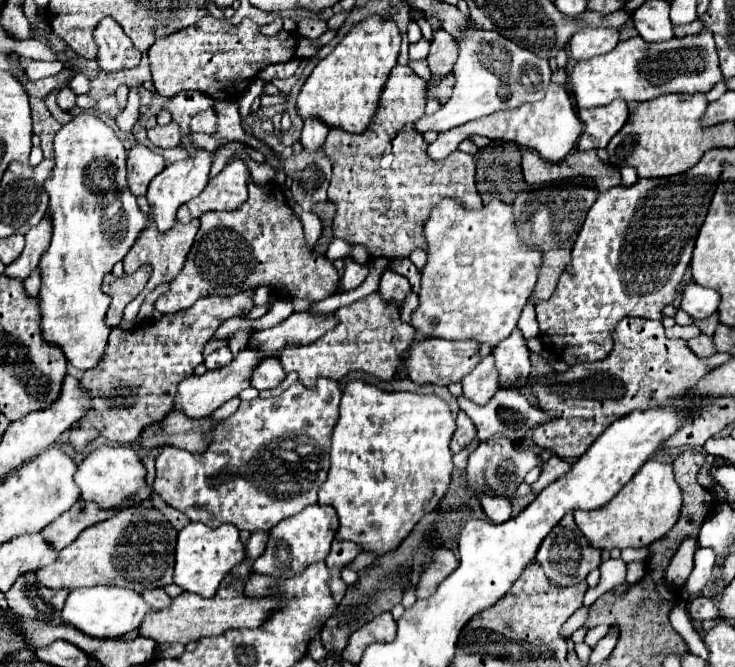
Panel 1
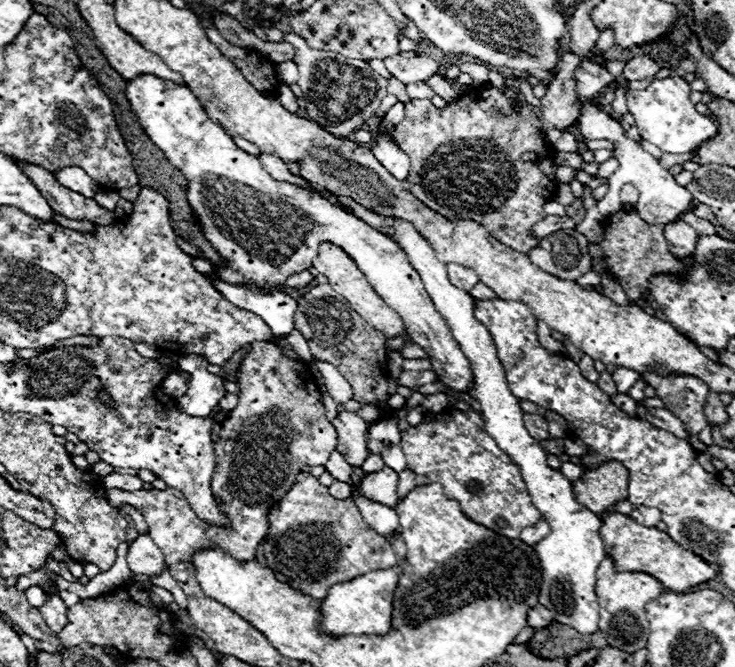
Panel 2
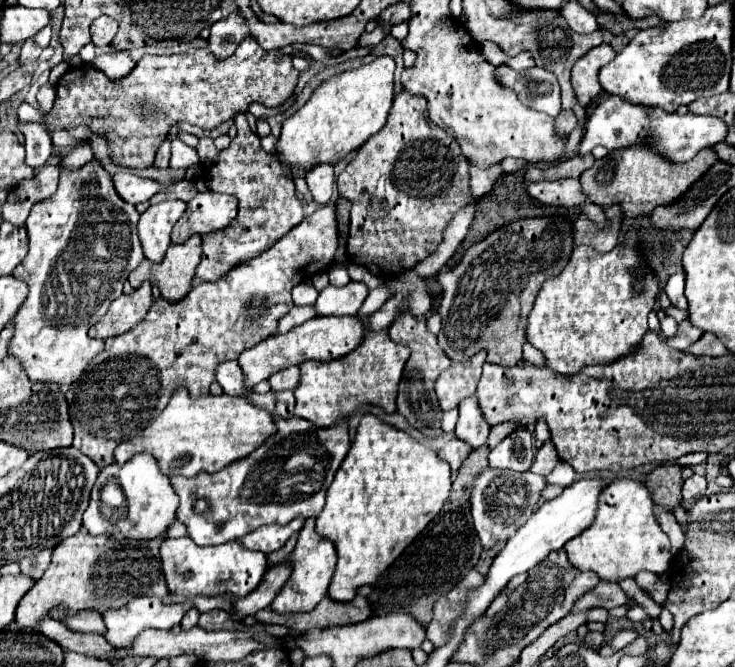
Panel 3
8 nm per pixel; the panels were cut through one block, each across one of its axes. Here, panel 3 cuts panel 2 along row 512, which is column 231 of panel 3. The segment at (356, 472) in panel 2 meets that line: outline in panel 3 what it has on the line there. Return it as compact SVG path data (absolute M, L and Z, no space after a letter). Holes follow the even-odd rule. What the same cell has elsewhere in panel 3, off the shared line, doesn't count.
M236 360L222 362L222 366L218 366L218 370L216 370L216 380L224 388L224 394L228 394L228 396L252 394L252 388L246 388L246 384L244 384L244 376L242 376L242 370Z

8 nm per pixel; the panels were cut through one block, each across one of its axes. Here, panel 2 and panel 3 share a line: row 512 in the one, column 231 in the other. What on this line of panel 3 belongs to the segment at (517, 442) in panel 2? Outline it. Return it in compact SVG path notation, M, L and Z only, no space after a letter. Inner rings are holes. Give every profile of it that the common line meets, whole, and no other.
M188 536L186 538L166 538L160 544L160 558L162 558L162 572L166 578L166 586L172 598L192 598L192 596L218 596L218 594L232 594L242 598L250 594L258 582L262 580L268 564L262 552L252 552L242 548L236 540L226 542L222 546L196 546Z

